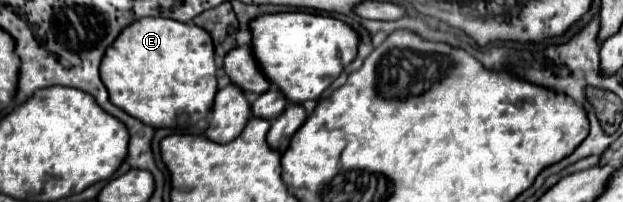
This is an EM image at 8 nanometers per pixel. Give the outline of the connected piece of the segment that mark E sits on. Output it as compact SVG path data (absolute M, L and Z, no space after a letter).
M141 18L139 22L125 26L115 42L105 50L99 74L105 88L109 90L109 100L133 118L139 118L143 124L153 128L165 126L185 130L207 118L217 92L215 70L213 42L203 28L171 18Z

